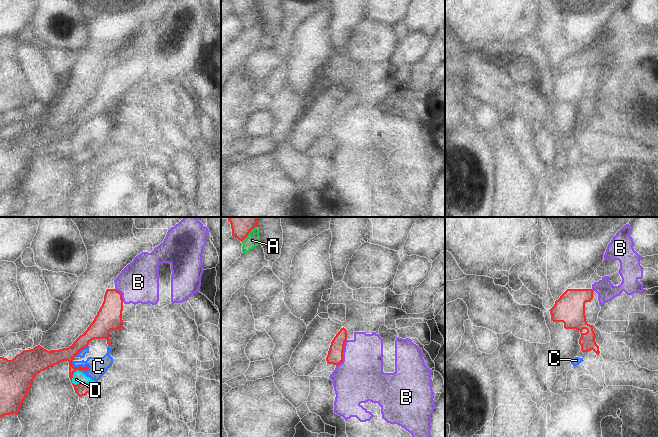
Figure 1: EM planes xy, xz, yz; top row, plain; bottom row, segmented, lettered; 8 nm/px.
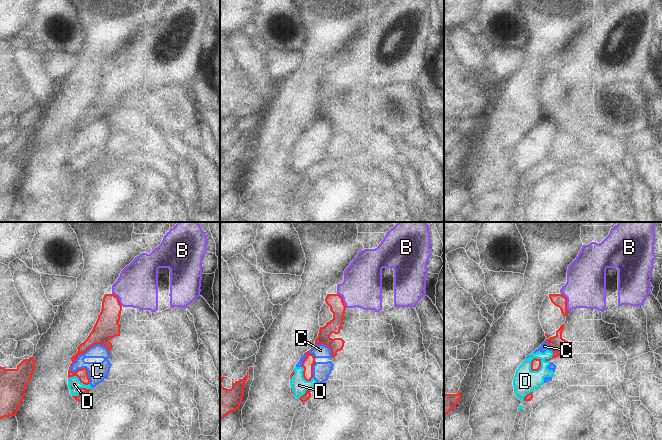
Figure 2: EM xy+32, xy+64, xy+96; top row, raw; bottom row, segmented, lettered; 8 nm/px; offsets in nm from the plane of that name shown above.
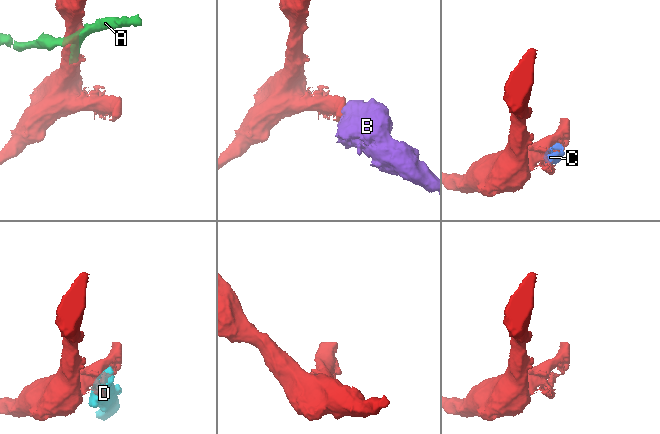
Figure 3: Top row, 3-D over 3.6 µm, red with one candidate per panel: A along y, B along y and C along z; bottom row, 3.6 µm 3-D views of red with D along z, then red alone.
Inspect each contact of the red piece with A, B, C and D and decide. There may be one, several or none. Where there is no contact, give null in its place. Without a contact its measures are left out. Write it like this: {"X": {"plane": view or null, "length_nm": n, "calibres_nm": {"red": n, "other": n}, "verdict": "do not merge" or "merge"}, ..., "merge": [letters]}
{"A": {"plane": "xz", "length_nm": 180, "calibres_nm": {"red": 130, "other": 110}, "verdict": "do not merge"}, "B": {"plane": "xz", "length_nm": 240, "calibres_nm": {"red": 130, "other": 380}, "verdict": "merge"}, "C": {"plane": "xy", "length_nm": 160, "calibres_nm": {"red": 130, "other": 160}, "verdict": "do not merge"}, "D": {"plane": "xy", "length_nm": 200, "calibres_nm": {"red": 110, "other": 100}, "verdict": "do not merge"}, "merge": ["B"]}

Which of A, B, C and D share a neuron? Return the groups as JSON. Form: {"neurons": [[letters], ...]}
{"neurons": [["A"], ["B"], ["C", "D"]]}

